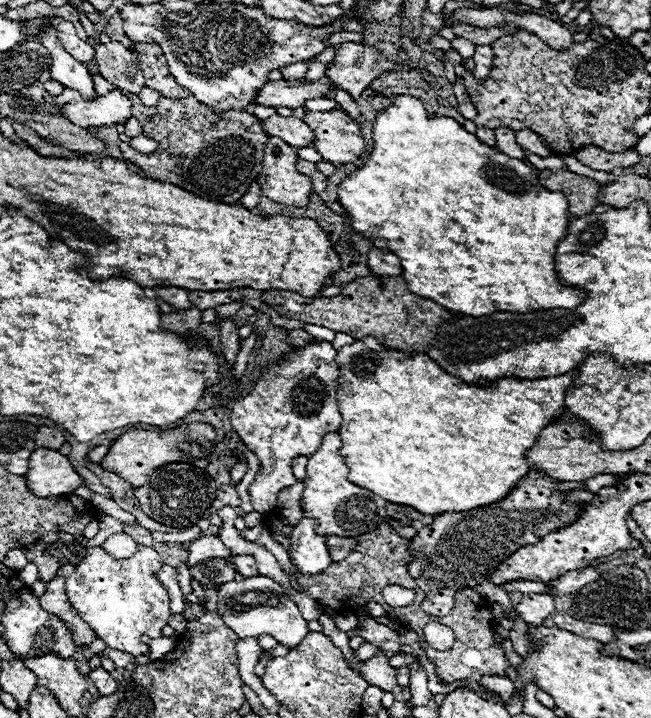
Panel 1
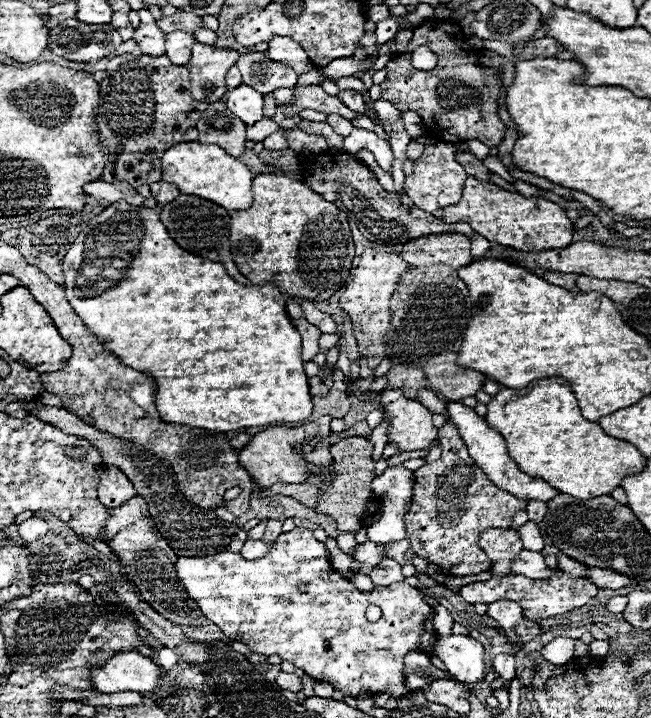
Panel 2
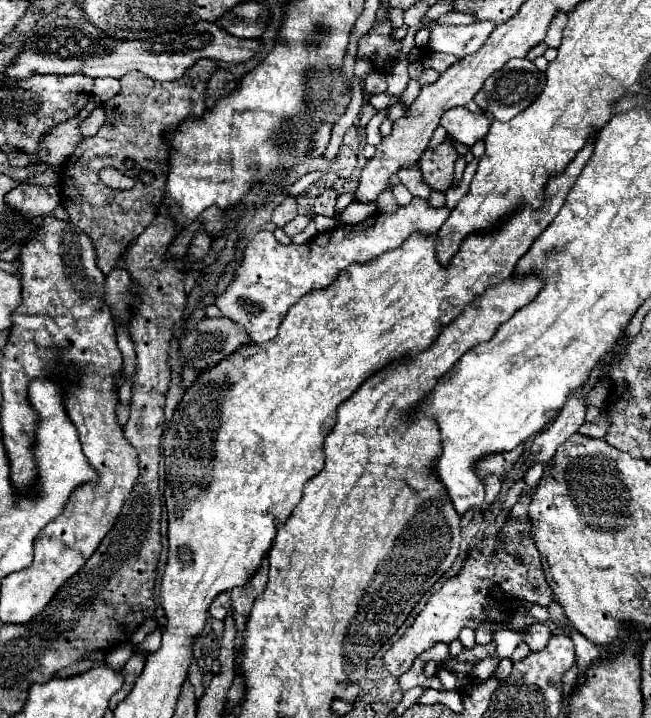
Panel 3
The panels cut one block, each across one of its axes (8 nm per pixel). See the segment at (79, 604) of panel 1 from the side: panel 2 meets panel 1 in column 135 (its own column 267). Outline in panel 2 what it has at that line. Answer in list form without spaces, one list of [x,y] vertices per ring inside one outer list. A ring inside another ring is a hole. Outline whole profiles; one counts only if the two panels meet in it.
[[[294,528],[286,534],[280,534],[278,540],[276,540],[276,546],[264,556],[264,558],[258,558],[258,560],[246,560],[240,556],[240,552],[230,552],[230,550],[224,550],[224,552],[218,552],[214,556],[206,556],[206,558],[180,558],[176,562],[176,570],[178,570],[178,576],[184,584],[184,588],[190,592],[190,596],[196,600],[196,604],[200,606],[200,610],[206,614],[208,620],[212,620],[228,638],[232,640],[238,640],[238,642],[244,642],[252,648],[252,652],[256,654],[264,654],[264,656],[272,656],[272,654],[278,654],[282,656],[282,660],[288,660],[292,662],[296,668],[304,670],[310,678],[314,680],[322,680],[322,682],[328,682],[334,686],[334,690],[340,690],[352,698],[356,698],[358,694],[362,692],[372,692],[374,696],[378,694],[388,694],[390,698],[394,700],[400,700],[400,698],[408,698],[410,696],[410,688],[404,684],[404,658],[410,654],[410,652],[418,652],[418,654],[428,654],[432,656],[434,648],[436,648],[436,642],[438,642],[438,634],[434,630],[434,608],[430,604],[426,604],[426,594],[422,588],[416,588],[416,586],[410,586],[406,582],[397,582],[390,586],[374,586],[370,592],[362,592],[358,590],[348,578],[344,578],[338,570],[332,568],[330,560],[328,560],[328,552],[326,552],[326,546],[324,542],[318,542],[312,534],[312,530],[308,528]],[[300,584],[306,586],[306,592],[300,592]],[[370,604],[378,604],[382,608],[382,618],[376,620],[376,622],[368,622],[364,612]]]

